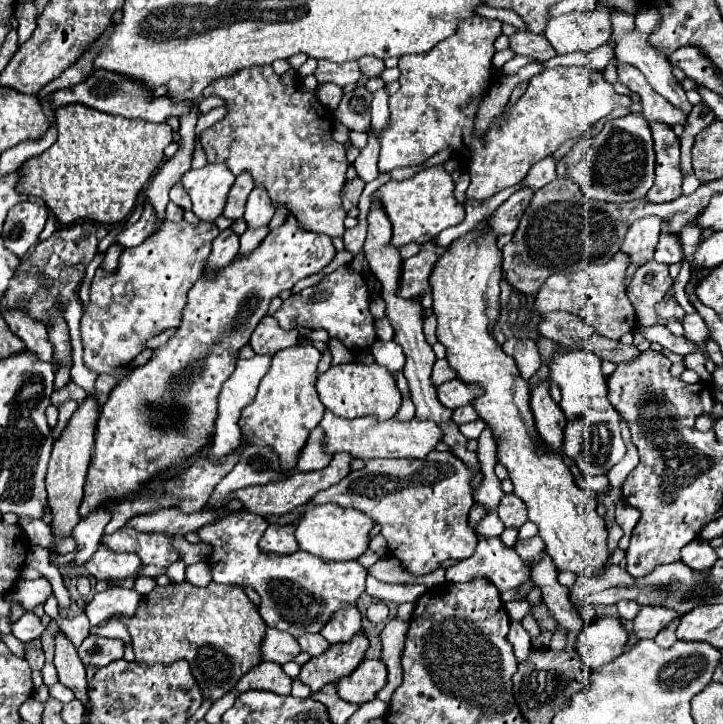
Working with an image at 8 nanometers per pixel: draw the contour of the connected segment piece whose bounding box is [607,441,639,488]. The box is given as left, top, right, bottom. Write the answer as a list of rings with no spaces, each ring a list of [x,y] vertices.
[[[628,441],[626,448],[627,452],[623,459],[612,467],[607,475],[611,487],[621,487],[630,471],[639,463],[638,450],[635,445]]]

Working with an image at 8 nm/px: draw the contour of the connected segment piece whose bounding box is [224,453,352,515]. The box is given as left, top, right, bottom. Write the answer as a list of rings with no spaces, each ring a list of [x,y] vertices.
[[[340,453],[340,455],[334,455],[332,463],[328,467],[320,469],[320,471],[294,473],[292,477],[280,479],[280,481],[272,481],[272,483],[266,483],[266,485],[254,485],[254,487],[238,489],[232,495],[226,495],[224,503],[228,505],[230,501],[238,499],[238,501],[242,501],[242,505],[250,513],[256,513],[256,515],[282,515],[282,513],[288,513],[290,509],[298,507],[298,505],[308,503],[318,491],[324,491],[326,487],[332,487],[334,483],[340,483],[350,473],[350,463],[352,463],[352,457],[348,453]]]

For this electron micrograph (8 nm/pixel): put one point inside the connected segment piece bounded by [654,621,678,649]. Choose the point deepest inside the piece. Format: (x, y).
(666, 637)

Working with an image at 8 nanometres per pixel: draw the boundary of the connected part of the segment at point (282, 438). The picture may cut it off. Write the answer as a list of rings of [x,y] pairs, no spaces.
[[[310,343],[294,345],[276,353],[268,373],[260,381],[254,401],[242,409],[242,417],[238,419],[244,441],[250,445],[270,447],[280,457],[282,473],[294,469],[302,445],[306,445],[310,431],[318,427],[324,415],[324,405],[316,393],[318,361],[320,351]]]

